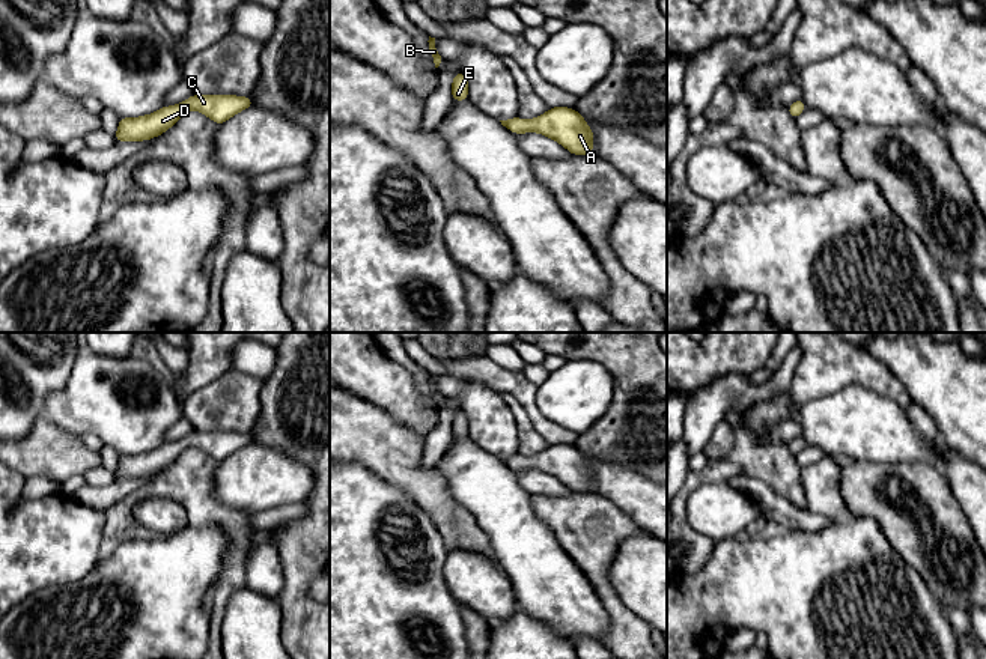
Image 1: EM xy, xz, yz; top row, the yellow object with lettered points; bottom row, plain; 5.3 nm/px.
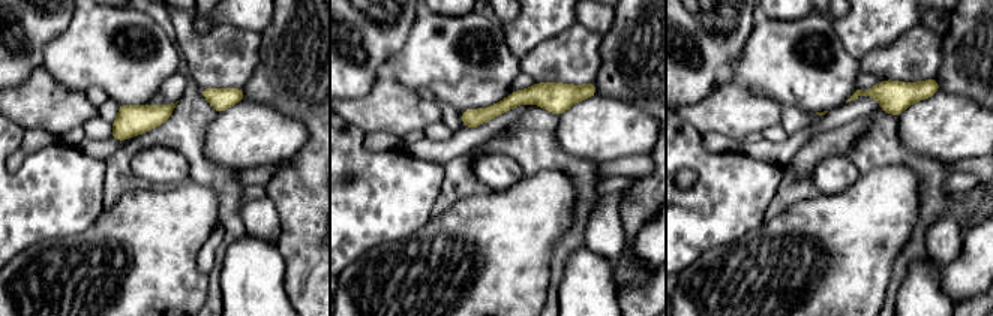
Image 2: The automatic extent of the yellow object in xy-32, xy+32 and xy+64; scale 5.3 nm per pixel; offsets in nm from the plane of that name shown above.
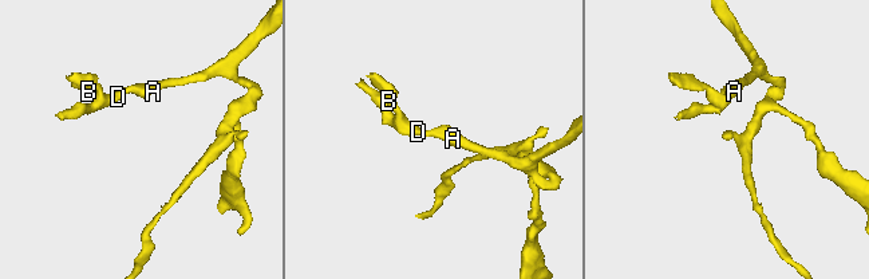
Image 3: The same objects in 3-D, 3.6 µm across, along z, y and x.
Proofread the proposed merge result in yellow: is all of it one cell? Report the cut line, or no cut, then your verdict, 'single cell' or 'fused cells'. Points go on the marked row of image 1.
no cut | single cell

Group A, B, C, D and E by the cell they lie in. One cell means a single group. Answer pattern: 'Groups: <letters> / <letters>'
Groups: A B C D E

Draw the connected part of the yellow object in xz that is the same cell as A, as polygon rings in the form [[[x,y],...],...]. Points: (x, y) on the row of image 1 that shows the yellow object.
[[[554,107],[536,119],[513,117],[500,122],[515,134],[539,132],[558,141],[574,155],[592,155],[593,131],[574,108]]]

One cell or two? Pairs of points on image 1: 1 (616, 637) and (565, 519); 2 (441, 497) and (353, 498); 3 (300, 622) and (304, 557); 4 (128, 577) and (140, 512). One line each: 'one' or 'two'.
1: one
2: two
3: one
4: two

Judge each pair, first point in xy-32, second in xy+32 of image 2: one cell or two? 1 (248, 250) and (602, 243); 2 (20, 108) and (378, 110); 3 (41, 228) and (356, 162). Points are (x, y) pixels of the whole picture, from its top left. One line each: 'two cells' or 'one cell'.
1: two cells
2: one cell
3: one cell

